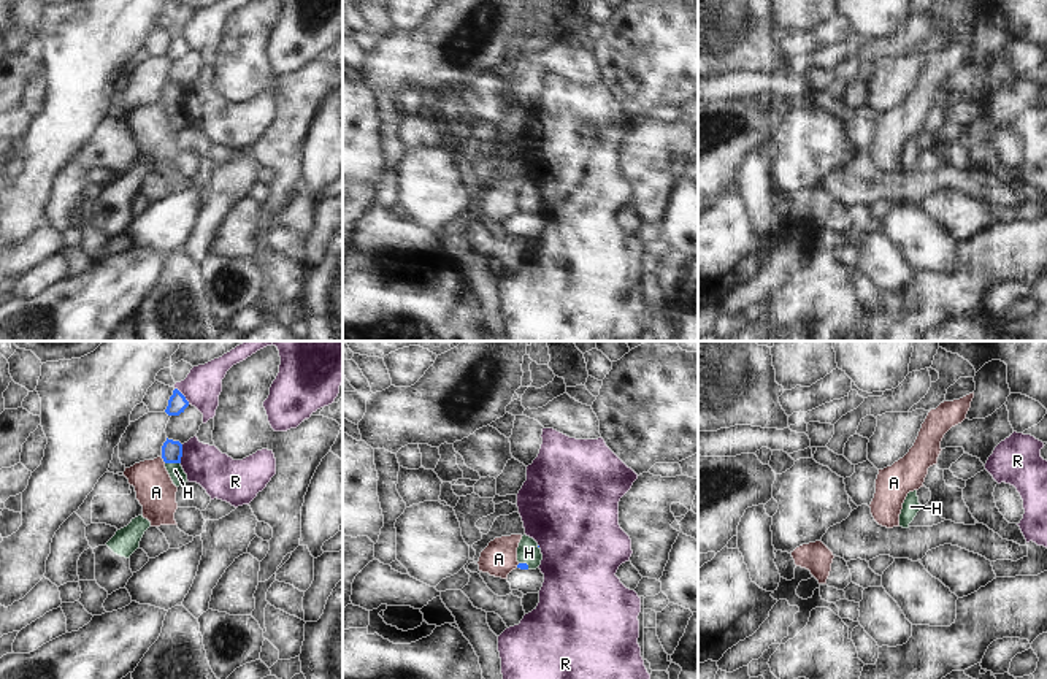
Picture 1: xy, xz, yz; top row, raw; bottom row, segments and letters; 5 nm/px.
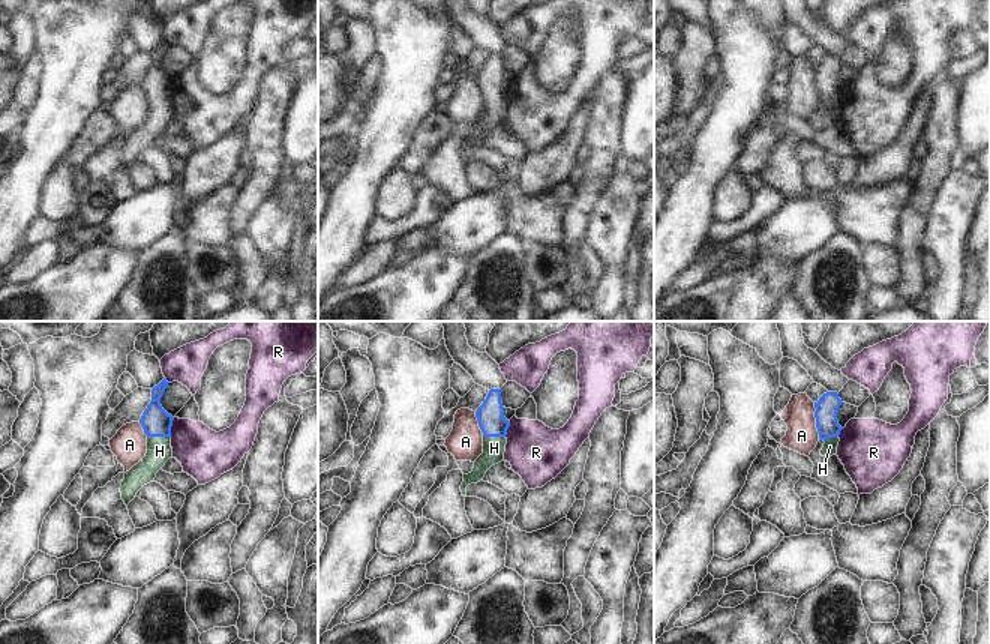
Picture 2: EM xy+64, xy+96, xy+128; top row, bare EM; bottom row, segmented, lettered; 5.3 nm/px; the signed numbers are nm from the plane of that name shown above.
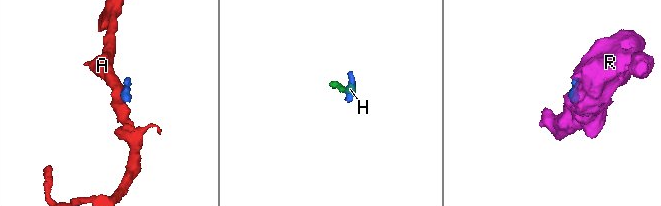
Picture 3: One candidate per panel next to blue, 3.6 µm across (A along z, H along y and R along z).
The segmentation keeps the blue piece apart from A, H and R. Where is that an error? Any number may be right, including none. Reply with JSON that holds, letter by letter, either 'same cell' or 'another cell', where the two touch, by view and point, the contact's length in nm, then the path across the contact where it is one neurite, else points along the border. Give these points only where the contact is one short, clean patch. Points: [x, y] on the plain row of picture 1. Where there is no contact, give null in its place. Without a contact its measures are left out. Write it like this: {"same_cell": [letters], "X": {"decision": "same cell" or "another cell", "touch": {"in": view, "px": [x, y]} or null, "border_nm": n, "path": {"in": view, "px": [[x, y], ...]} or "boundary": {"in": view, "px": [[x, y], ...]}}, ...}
{"same_cell": ["H"], "A": {"decision": "another cell", "touch": {"in": "xy", "px": [164, 105]}, "border_nm": 40, "boundary": {"in": "xy", "px": [[161, 102], [165, 107]]}}, "H": {"decision": "same cell", "touch": {"in": "xy", "px": [173, 107]}, "border_nm": 80}, "R": {"decision": "another cell", "touch": {"in": "xy", "px": [181, 99]}, "border_nm": 100}}

